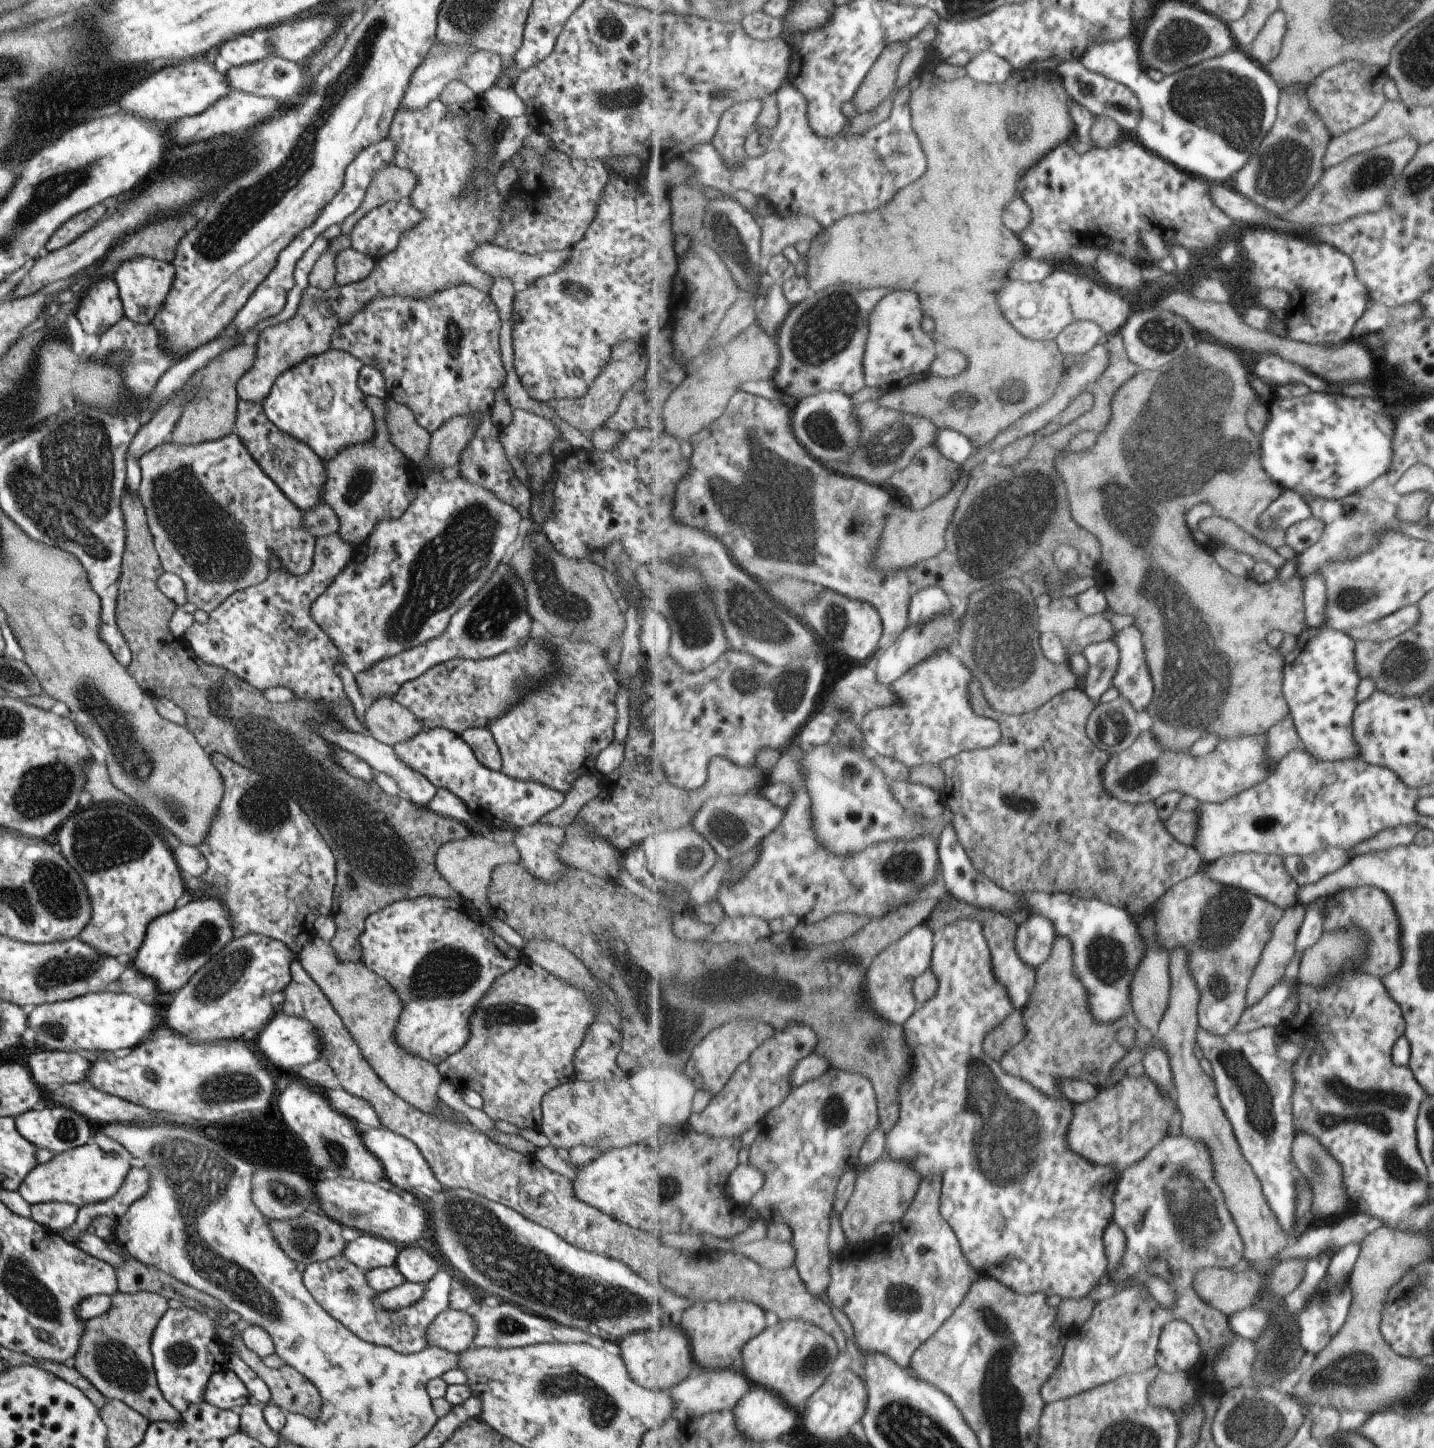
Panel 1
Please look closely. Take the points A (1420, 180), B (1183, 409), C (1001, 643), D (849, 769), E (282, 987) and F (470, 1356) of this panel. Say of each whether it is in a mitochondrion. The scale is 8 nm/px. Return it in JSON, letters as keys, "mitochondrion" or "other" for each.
{"A":"mitochondrion","B":"mitochondrion","C":"mitochondrion","D":"mitochondrion","E":"other","F":"other"}

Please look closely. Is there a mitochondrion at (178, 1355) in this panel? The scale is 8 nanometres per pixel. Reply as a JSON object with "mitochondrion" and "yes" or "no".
{"mitochondrion":"yes"}

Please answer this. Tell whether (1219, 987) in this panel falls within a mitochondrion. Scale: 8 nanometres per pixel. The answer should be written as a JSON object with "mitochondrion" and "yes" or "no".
{"mitochondrion":"yes"}

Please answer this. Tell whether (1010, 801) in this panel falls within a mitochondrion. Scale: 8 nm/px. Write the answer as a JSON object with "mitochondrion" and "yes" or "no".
{"mitochondrion":"yes"}

